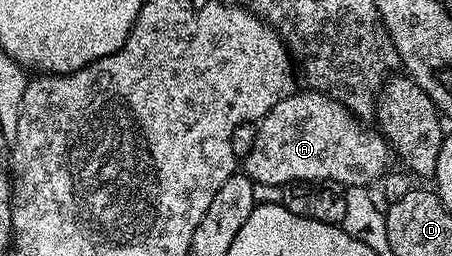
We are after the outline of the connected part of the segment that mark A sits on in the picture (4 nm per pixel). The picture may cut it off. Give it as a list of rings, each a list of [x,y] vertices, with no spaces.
[[[295,91],[290,96],[278,101],[266,112],[265,117],[257,122],[256,139],[252,151],[244,159],[244,172],[256,184],[276,184],[284,186],[289,181],[334,181],[337,185],[373,186],[373,181],[381,182],[384,174],[391,168],[392,150],[381,132],[373,128],[365,129],[363,122],[345,109],[336,99],[327,93],[313,91]]]

